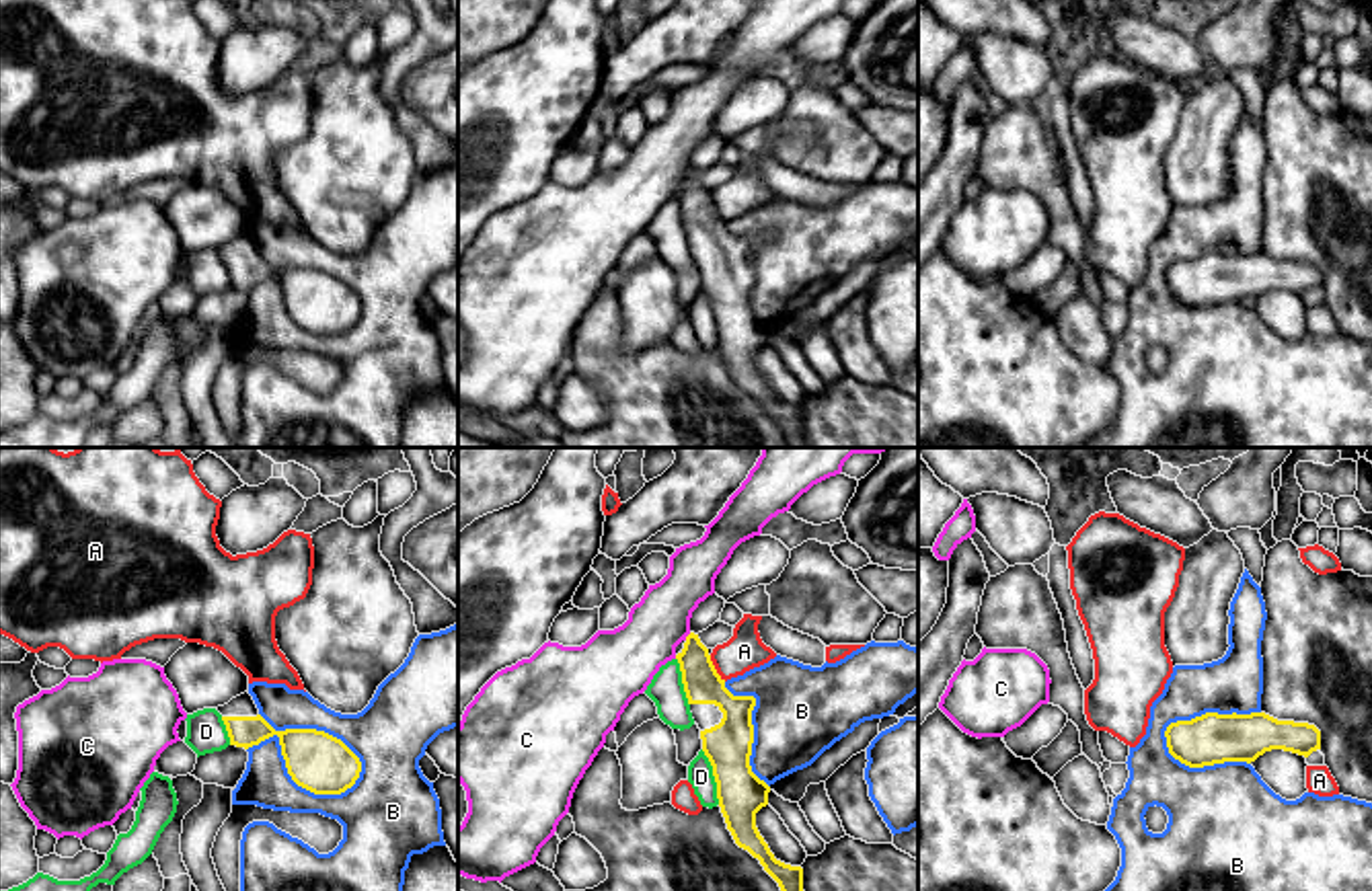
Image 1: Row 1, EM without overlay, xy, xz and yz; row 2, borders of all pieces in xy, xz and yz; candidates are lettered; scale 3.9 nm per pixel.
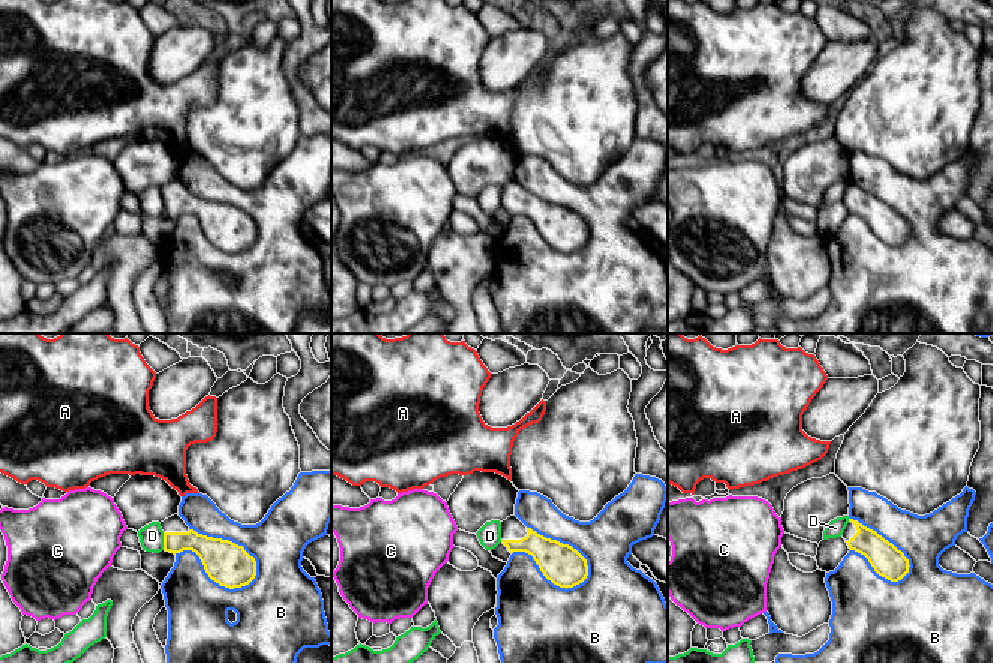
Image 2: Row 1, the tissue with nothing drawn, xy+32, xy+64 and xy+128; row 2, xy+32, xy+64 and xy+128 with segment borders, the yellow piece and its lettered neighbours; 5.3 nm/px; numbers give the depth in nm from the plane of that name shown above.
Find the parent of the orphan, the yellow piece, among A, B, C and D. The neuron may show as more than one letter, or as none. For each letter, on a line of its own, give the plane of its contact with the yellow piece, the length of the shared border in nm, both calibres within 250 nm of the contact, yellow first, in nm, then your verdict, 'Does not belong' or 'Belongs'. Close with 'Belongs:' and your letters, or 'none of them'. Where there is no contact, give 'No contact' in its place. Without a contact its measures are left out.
A: Touches yellow in xz. Shared border 120 nm. Thickness 150 nm (yellow) against 150 nm. Does not belong
B: Touches yellow in xy. Shared border 480 nm. Thickness 240 nm (yellow) against 280 nm. Does not belong
C: Touches yellow in xz. Shared border 40 nm. Thickness 150 nm (yellow) against 260 nm. Does not belong
D: Touches yellow in xz. Shared border 220 nm. Thickness 190 nm (yellow) against 100 nm. Does not belong
Belongs: none of them

